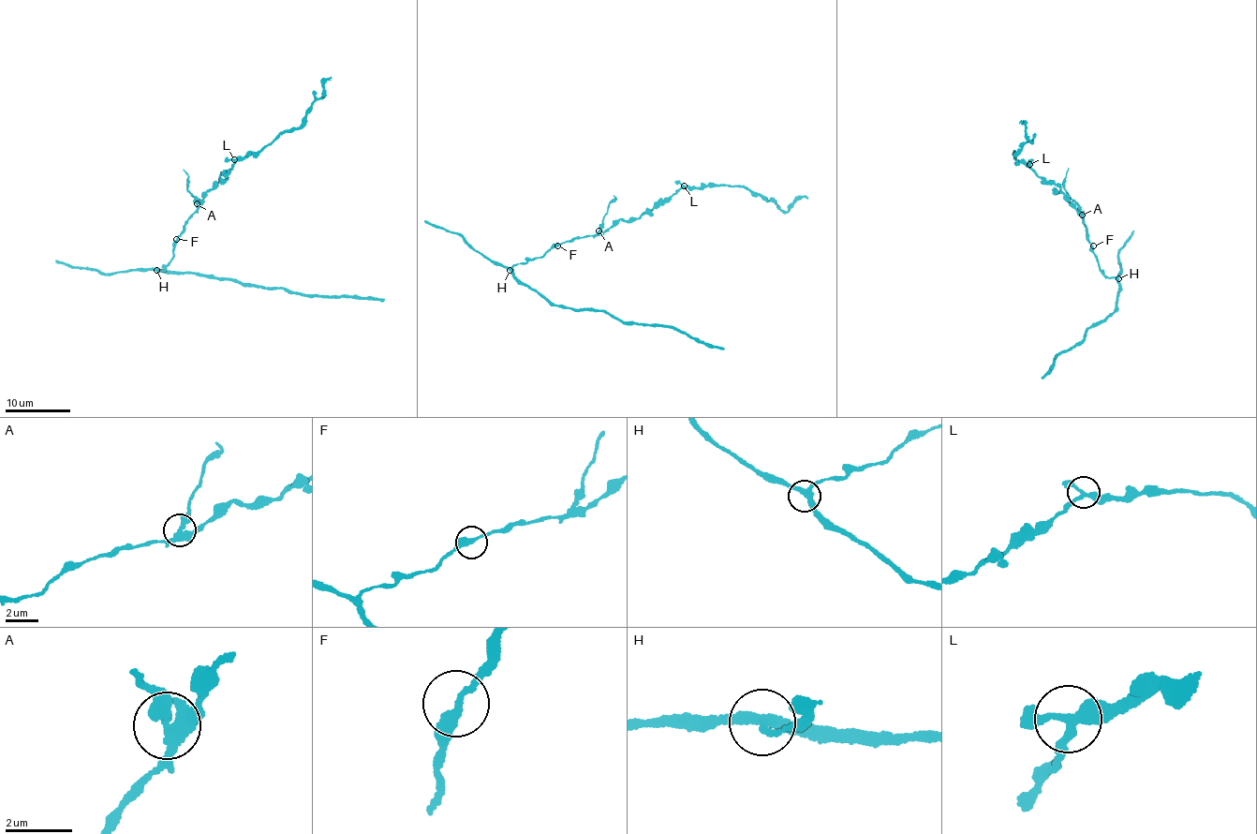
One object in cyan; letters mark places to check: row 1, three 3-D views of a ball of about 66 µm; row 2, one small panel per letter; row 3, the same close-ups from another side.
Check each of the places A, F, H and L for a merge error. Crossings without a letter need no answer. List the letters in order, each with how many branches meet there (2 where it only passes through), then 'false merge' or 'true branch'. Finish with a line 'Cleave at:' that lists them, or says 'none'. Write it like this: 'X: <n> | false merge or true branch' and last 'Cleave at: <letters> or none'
A: 3 | false merge
F: 2 | true branch
H: 3 | true branch
L: 3 | true branch
Cleave at: A

